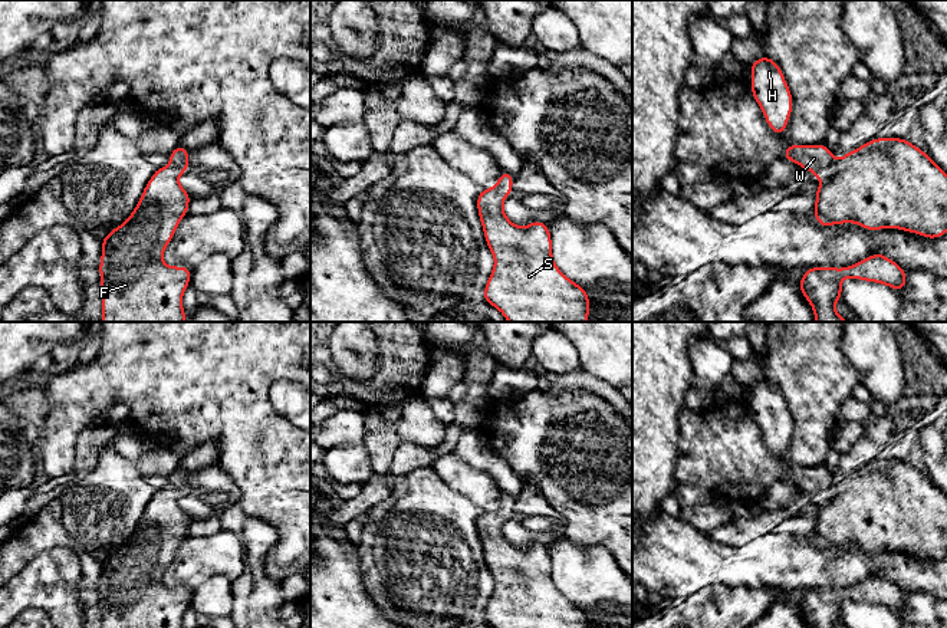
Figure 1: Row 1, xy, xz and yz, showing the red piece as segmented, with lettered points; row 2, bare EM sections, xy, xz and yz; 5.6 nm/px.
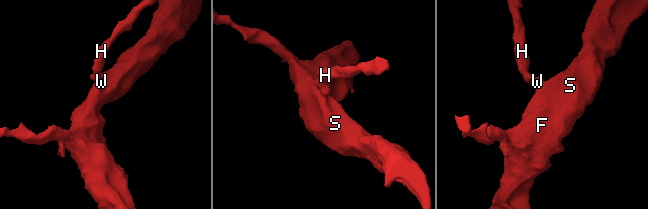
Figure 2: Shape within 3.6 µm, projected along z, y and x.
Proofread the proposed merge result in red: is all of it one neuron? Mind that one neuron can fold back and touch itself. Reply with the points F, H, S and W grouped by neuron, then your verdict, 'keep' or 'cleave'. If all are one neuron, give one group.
F H S W; keep

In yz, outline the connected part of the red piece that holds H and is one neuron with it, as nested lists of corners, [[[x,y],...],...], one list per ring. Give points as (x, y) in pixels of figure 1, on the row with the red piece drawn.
[[[762,56],[750,65],[752,95],[763,111],[769,128],[783,135],[792,114],[793,98],[780,66],[770,57]]]

